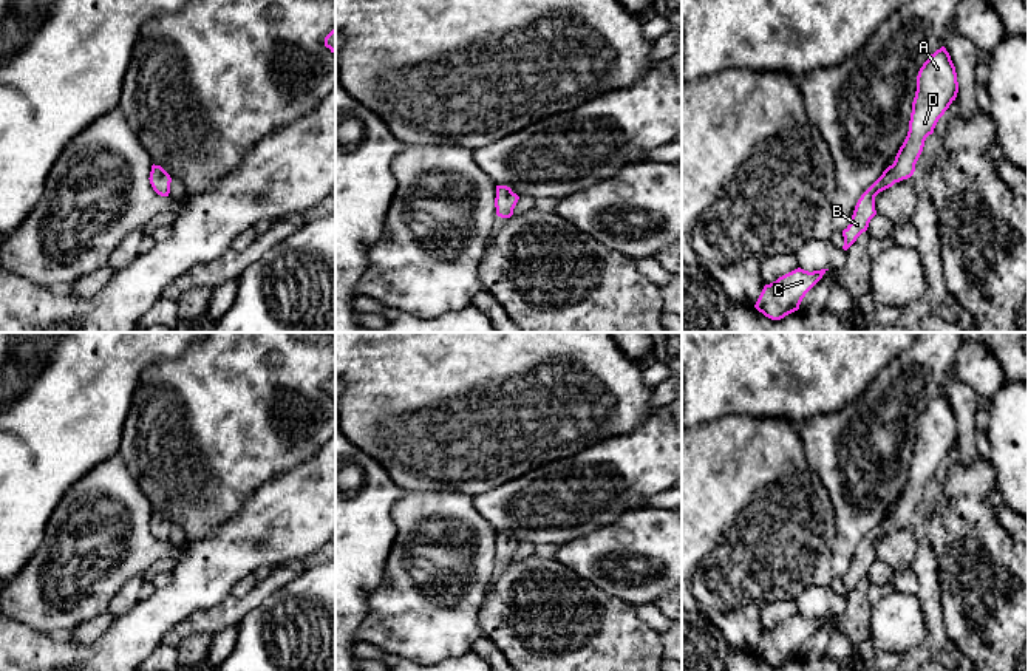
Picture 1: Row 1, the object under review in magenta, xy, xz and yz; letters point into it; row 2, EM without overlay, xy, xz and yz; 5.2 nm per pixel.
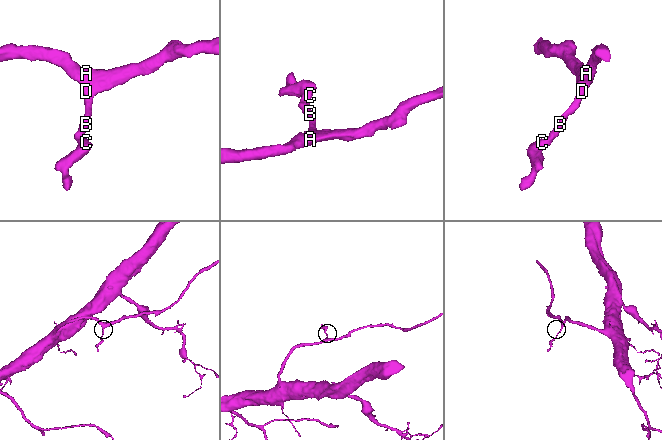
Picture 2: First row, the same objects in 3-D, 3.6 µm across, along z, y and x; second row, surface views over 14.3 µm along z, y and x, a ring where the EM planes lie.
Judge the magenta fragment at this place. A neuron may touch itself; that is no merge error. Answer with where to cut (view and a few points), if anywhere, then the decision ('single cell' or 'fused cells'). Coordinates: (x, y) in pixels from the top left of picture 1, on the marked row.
no cut | single cell

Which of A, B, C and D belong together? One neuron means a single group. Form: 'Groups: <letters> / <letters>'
Groups: A B C D

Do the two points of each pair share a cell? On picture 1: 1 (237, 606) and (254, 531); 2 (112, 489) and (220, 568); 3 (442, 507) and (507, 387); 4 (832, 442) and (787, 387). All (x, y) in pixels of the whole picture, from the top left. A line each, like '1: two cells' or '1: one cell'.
1: two cells
2: two cells
3: two cells
4: two cells

